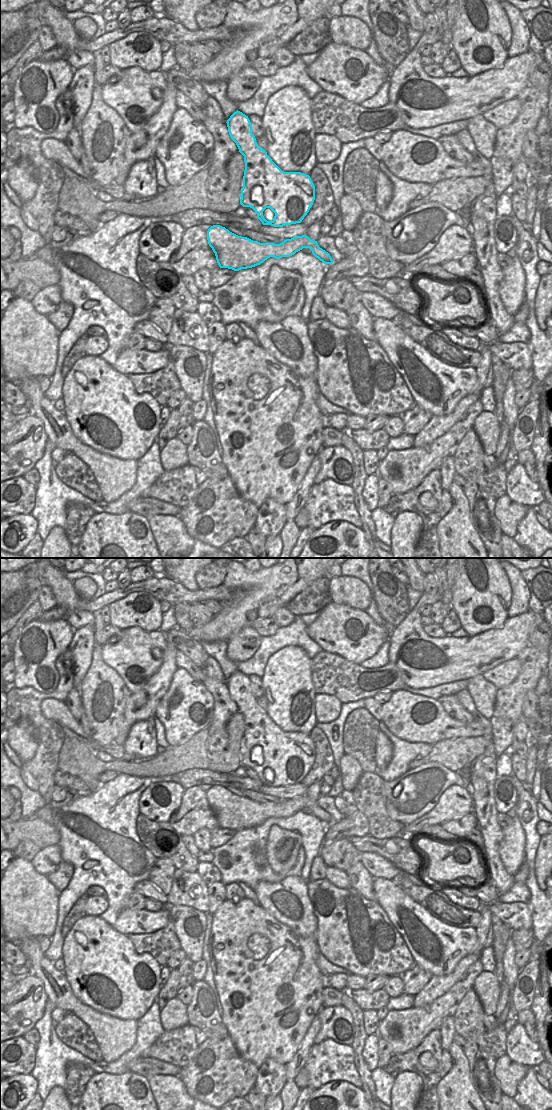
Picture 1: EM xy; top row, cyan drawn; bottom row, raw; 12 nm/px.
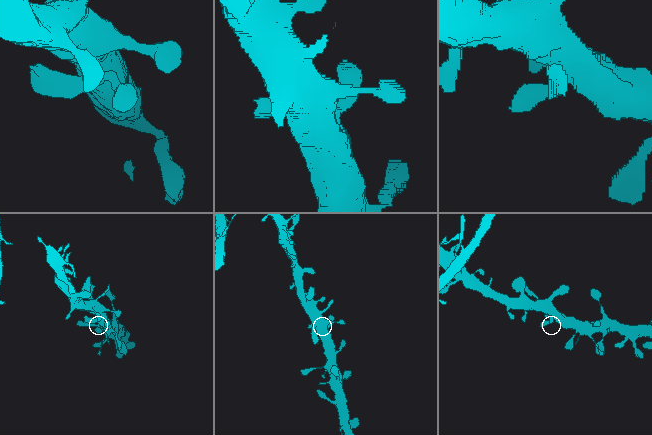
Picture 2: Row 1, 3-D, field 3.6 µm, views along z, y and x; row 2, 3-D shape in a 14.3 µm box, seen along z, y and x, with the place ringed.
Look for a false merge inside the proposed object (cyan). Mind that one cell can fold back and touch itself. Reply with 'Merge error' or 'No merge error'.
No merge error

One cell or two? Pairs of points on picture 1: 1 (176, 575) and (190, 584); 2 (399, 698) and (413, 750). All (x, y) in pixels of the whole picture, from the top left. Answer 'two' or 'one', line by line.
1: one
2: two

